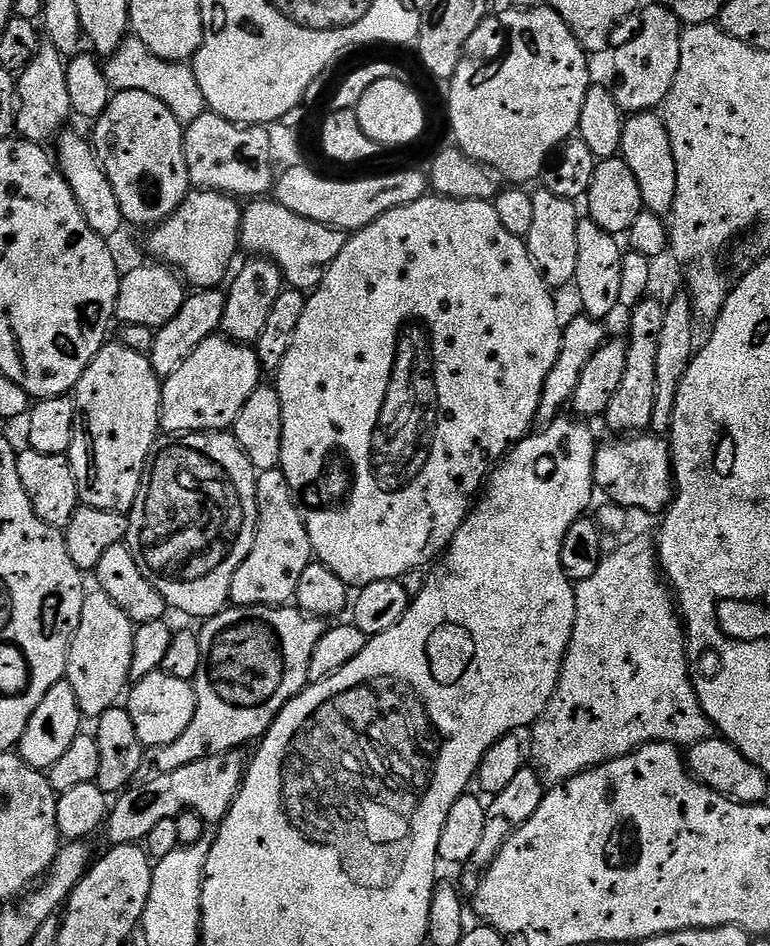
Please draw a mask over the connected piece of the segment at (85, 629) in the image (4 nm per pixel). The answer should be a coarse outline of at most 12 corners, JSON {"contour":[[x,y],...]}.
{"contour":[[99,590],[84,598],[66,673],[85,717],[121,703],[134,622]]}

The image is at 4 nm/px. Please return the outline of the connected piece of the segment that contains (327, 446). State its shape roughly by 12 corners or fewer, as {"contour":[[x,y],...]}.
{"contour":[[495,203],[345,239],[274,373],[359,590],[537,423],[553,289]]}

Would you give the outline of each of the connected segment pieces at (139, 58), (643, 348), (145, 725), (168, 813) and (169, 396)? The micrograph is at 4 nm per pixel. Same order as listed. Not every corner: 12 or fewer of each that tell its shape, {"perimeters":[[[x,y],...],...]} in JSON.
{"perimeters":[[[125,38],[104,73],[187,126],[206,111],[195,67]],[[663,303],[631,309],[626,371],[603,423],[644,434],[654,418]],[[161,670],[126,707],[145,749],[170,746],[194,718],[193,681]],[[245,753],[207,756],[119,793],[108,844],[147,841],[196,812],[216,826],[235,802]],[[206,338],[160,389],[168,434],[222,432],[261,387],[255,347]]]}

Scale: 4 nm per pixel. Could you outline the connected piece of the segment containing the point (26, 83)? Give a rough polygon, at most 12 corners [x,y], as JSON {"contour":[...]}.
{"contour":[[41,43],[16,86],[16,132],[44,144],[73,115],[65,57]]}

